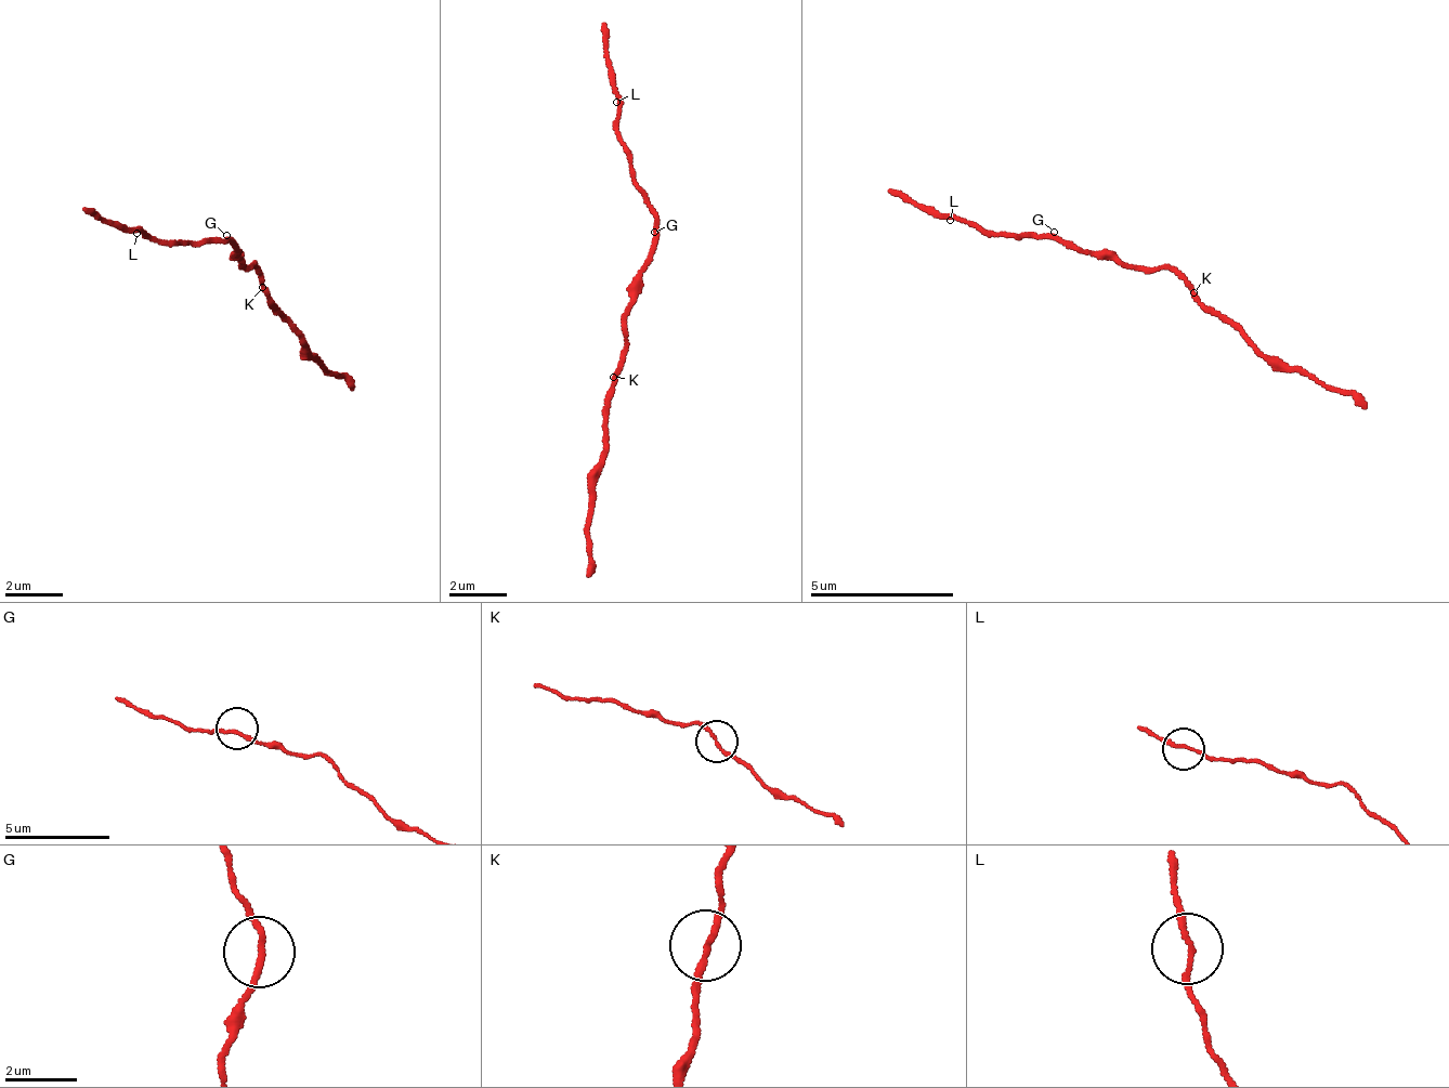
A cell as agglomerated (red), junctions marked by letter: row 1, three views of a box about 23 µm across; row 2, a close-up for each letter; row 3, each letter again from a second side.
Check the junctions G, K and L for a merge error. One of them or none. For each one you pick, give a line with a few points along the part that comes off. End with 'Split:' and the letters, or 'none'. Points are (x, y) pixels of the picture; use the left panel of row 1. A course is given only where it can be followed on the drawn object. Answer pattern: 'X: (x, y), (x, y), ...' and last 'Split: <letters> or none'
Split: none

